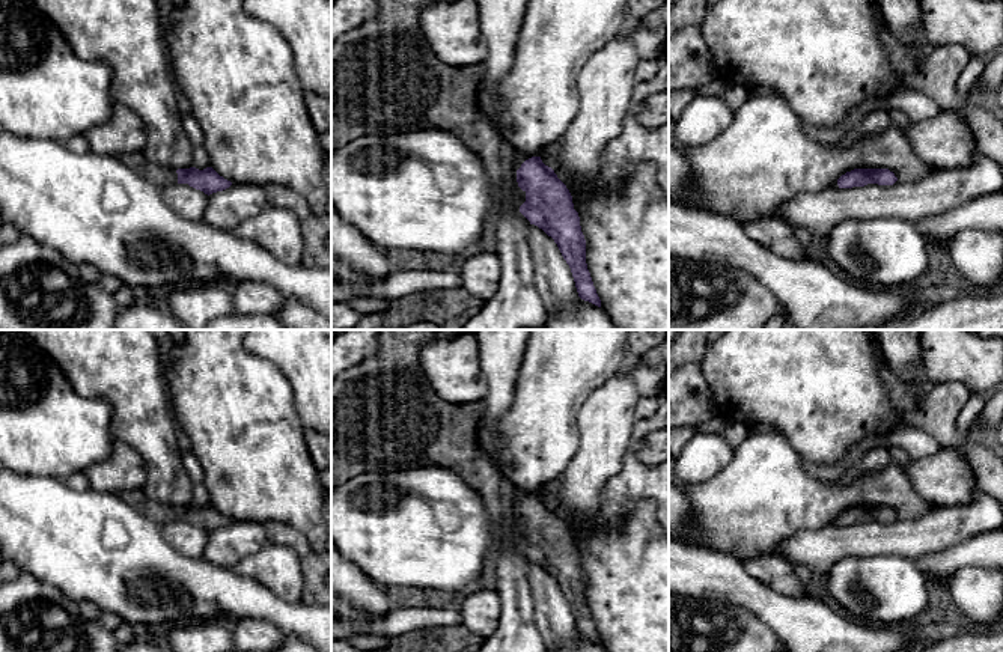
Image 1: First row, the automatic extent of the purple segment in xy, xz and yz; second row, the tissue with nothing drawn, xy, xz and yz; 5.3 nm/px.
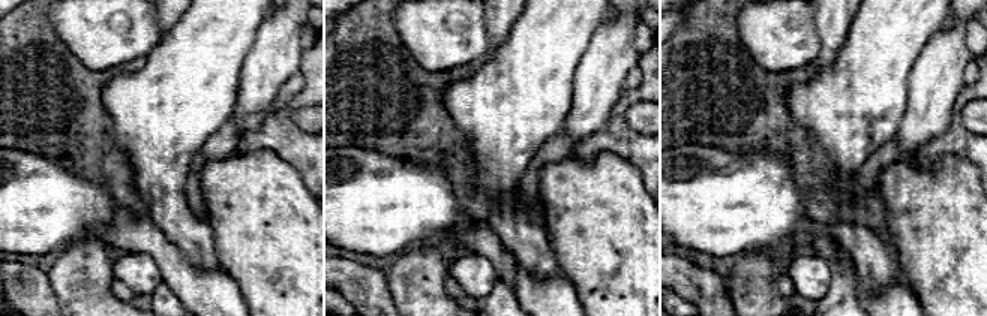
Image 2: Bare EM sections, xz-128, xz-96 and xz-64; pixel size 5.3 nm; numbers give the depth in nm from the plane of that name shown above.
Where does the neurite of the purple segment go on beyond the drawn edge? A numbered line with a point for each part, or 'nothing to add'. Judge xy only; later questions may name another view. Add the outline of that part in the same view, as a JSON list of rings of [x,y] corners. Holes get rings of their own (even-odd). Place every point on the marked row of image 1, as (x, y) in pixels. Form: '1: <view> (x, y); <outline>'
1: xy (158, 175); [[[130,152],[119,157],[120,161],[154,185],[163,188],[167,184],[178,184],[176,169],[167,169],[160,164],[149,163],[143,152]]]

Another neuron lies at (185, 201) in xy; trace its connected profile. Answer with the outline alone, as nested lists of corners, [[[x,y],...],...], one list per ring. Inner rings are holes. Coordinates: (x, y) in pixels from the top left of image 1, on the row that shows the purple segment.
[[[167,184],[161,188],[166,205],[184,218],[203,220],[208,206],[208,194],[188,184]]]

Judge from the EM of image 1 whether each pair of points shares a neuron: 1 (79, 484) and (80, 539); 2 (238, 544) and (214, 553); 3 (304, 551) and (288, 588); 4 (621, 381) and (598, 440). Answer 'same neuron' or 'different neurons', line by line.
1: different neurons
2: same neuron
3: different neurons
4: same neuron

